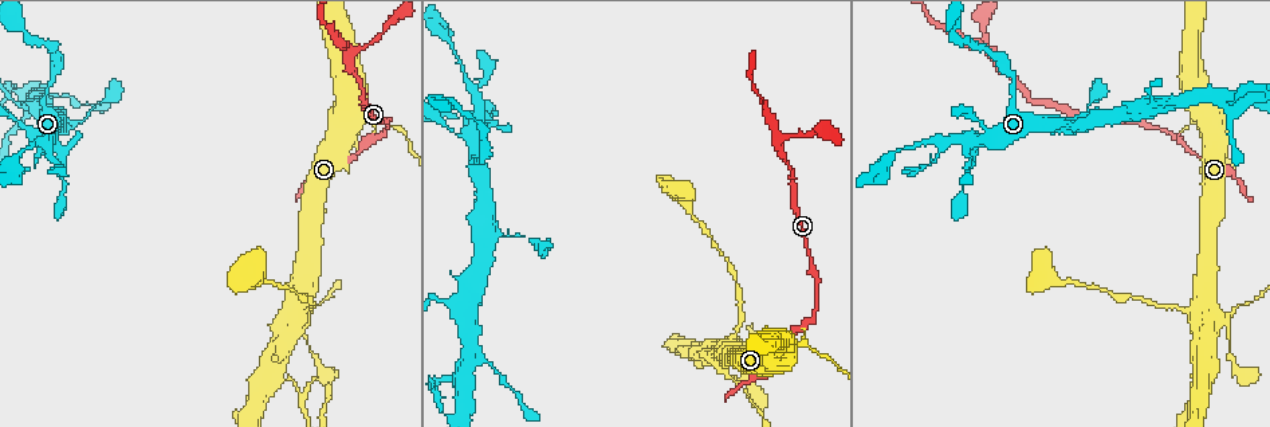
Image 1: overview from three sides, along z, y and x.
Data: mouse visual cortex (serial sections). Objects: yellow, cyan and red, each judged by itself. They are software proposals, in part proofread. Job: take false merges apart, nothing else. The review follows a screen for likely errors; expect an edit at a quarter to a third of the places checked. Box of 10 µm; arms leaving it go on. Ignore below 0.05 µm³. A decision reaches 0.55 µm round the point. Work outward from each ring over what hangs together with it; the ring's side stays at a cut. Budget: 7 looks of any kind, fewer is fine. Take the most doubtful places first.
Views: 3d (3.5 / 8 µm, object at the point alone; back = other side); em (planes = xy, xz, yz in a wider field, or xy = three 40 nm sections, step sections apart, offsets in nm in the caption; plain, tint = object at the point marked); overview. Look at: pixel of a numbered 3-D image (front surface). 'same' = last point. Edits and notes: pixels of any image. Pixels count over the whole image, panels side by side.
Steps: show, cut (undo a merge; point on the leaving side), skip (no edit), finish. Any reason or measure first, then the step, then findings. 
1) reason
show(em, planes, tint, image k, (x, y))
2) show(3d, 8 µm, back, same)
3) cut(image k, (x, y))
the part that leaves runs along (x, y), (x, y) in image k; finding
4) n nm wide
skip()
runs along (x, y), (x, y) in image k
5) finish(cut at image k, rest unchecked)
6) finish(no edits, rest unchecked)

four-way junction
show(3d, 3.5 µm, image 1, (731, 339))

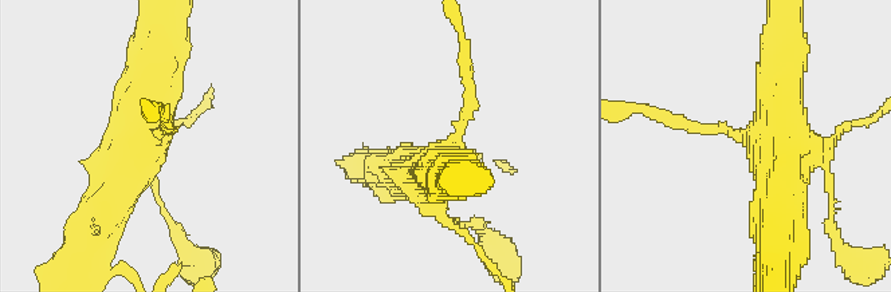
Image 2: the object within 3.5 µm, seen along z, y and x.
4 arms; arms of 150, 200, 500, 500 nm; need the tissue
show(em, xy, step 2, tint, image 2, (153, 132))

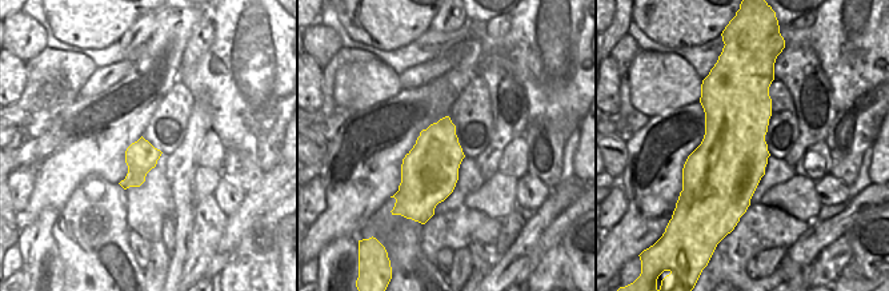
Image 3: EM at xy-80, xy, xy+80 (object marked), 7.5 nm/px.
skip()
runs along (159, 31), (150, 125), (113, 200) in image 2; one cell here

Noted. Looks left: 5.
thick turns thin
show(3d, 3.5 µm, image 1, (1231, 98))

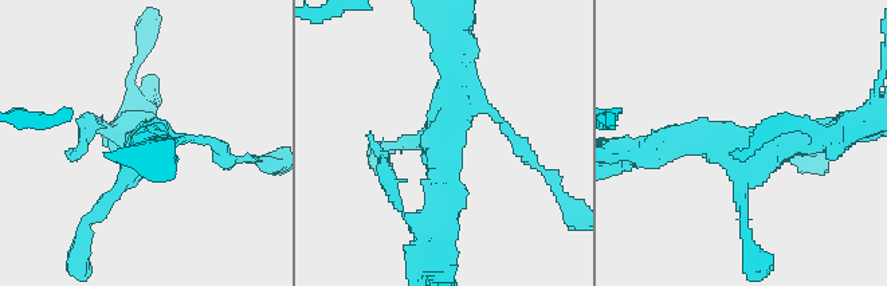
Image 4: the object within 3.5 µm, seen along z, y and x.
show(em, xy, step 1, tint, image 4, (445, 141))

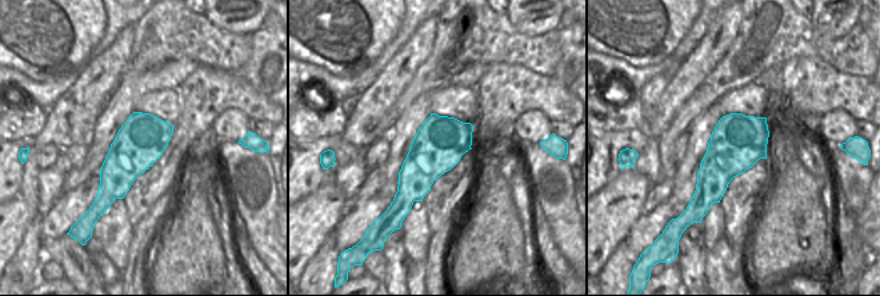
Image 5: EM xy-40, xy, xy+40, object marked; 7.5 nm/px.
skip()
runs along (455, 61), (435, 224) in image 4; one cell here

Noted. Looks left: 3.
three-way junction
show(3d, 8 µm, image 1, (955, 32))

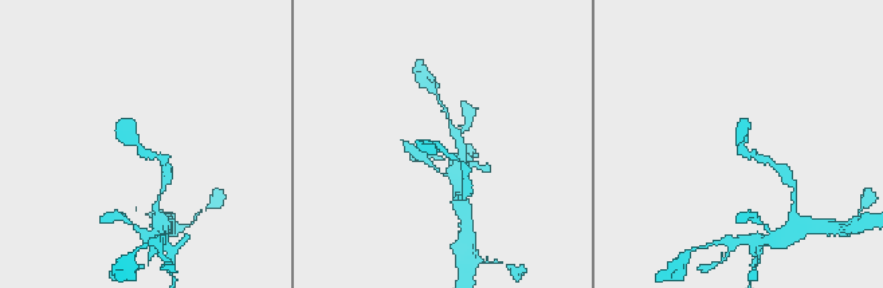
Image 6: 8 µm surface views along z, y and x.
zoom in
show(3d, 3.5 µm, same)

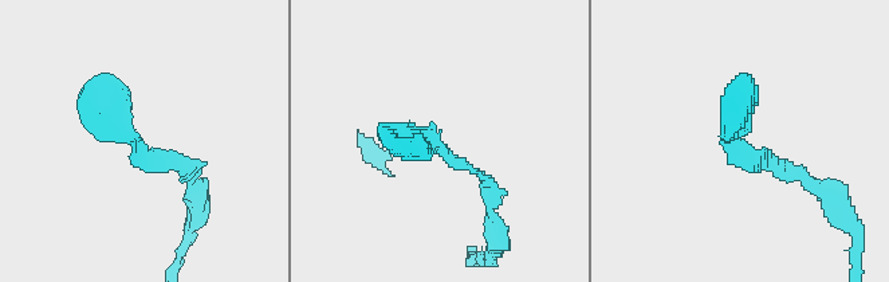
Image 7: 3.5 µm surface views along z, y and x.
3 arms; arms of 150, 250, 250 nm
show(em, planes, tint, image 7, (141, 146))

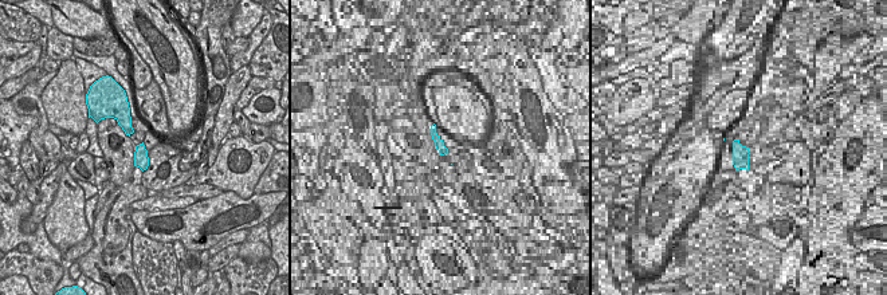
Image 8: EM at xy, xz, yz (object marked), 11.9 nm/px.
skip()
runs along (191, 177), (149, 160), (83, 86) in image 7; all the same cell

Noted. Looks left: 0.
finish(no edits, rest unchecked)

